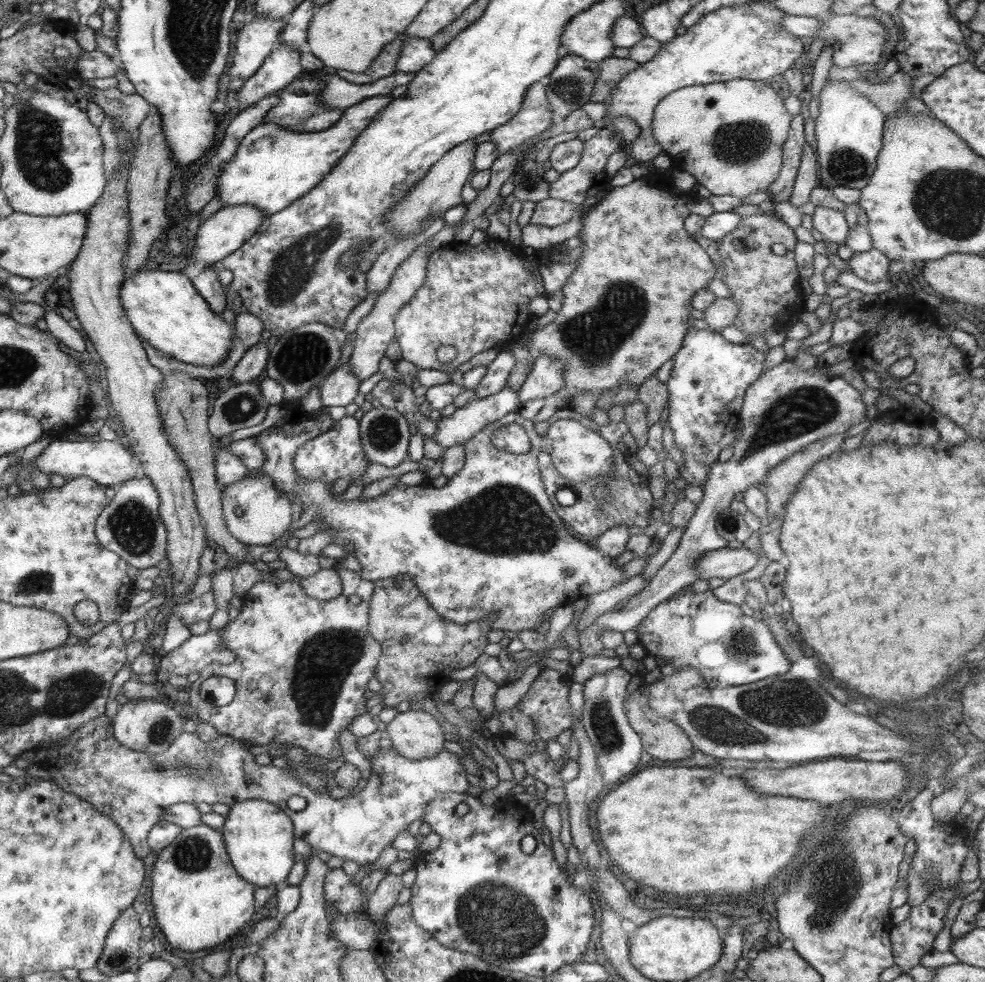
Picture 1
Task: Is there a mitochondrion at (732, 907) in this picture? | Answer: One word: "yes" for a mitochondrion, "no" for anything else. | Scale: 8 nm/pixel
no

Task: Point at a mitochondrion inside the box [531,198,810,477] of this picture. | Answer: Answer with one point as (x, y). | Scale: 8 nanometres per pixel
(594, 336)

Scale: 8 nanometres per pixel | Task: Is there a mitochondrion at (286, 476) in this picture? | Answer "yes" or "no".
no

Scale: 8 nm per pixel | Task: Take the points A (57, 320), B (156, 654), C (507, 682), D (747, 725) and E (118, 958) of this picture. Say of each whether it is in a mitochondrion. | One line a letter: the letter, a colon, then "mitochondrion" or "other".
A: other
B: other
C: other
D: mitochondrion
E: mitochondrion

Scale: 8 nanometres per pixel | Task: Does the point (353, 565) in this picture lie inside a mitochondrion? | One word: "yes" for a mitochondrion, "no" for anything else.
no

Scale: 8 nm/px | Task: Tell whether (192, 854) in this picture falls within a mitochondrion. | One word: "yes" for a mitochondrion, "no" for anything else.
yes

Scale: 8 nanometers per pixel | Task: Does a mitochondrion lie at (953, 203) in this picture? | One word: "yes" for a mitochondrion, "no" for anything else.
yes

